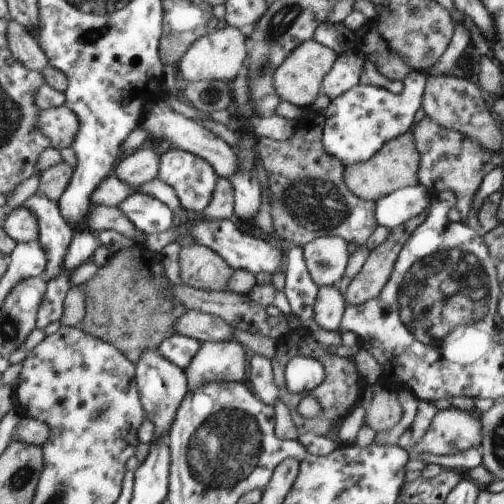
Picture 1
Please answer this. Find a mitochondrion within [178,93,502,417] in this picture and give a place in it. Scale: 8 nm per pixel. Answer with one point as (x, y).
(445, 297)

